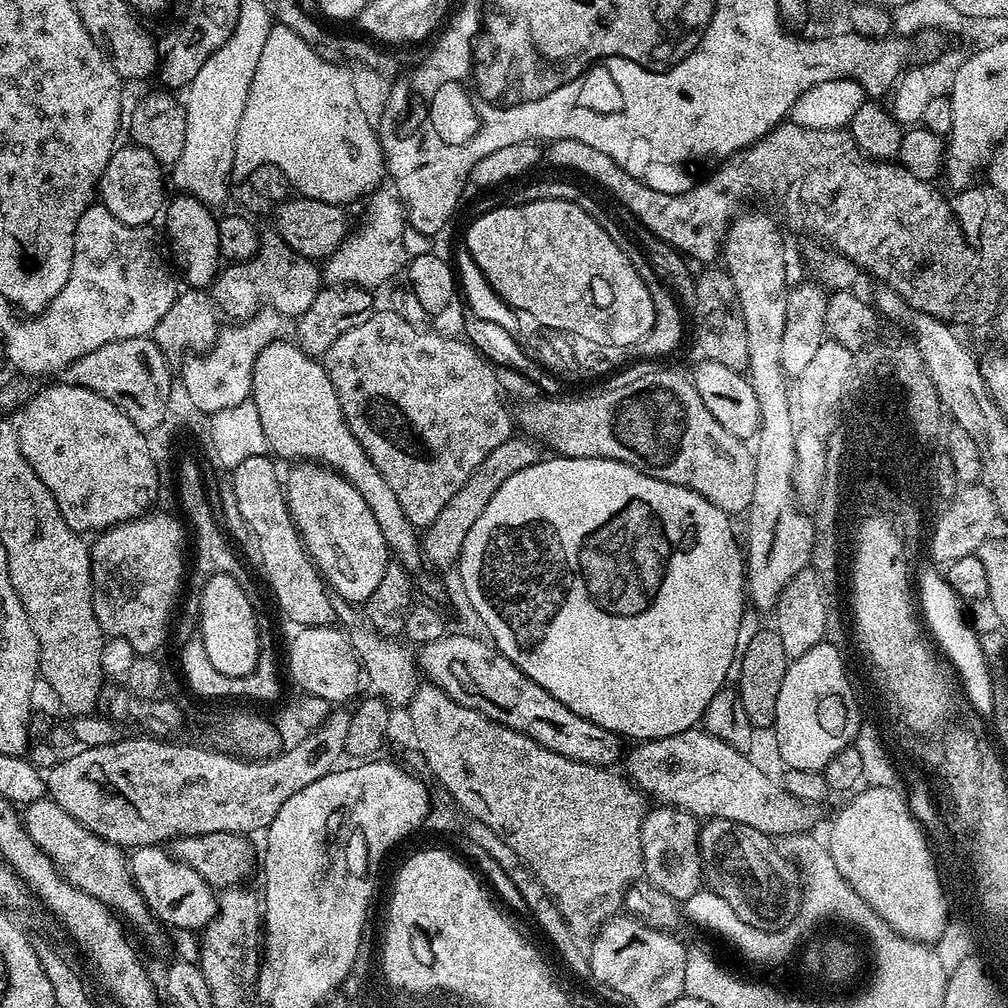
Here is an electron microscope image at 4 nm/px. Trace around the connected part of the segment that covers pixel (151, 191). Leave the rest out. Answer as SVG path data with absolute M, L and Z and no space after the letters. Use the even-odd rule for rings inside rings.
M120 146L113 151L106 170L100 175L98 200L106 210L110 210L110 214L114 214L114 218L118 218L118 222L124 222L131 228L144 228L159 212L161 215L165 207L166 176L165 173L164 176L160 173L163 172L162 165L148 150L135 146L127 147Z

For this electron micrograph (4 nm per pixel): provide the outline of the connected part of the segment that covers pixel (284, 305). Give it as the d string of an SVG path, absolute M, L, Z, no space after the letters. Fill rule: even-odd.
M264 230L260 232L260 245L255 258L247 260L245 264L233 264L225 267L211 285L210 293L212 292L213 298L226 308L232 316L242 314L244 318L251 318L267 306L271 311L279 312L285 318L298 318L314 302L314 298L320 292L321 287L321 269L313 261L296 255L290 246L286 246L286 242L275 230L268 230L268 232Z

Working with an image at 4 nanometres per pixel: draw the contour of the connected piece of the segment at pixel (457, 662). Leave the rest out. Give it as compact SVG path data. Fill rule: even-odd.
M445 634L434 642L419 645L418 668L431 683L437 684L454 702L470 710L478 710L486 718L526 734L543 748L562 754L581 764L612 766L625 751L625 741L620 733L598 726L594 721L579 716L567 708L558 698L551 696L538 682L534 682L518 665L510 662L500 649L480 636L452 636Z

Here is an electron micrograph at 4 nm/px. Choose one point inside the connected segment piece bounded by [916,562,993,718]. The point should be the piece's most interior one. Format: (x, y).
(939, 603)

